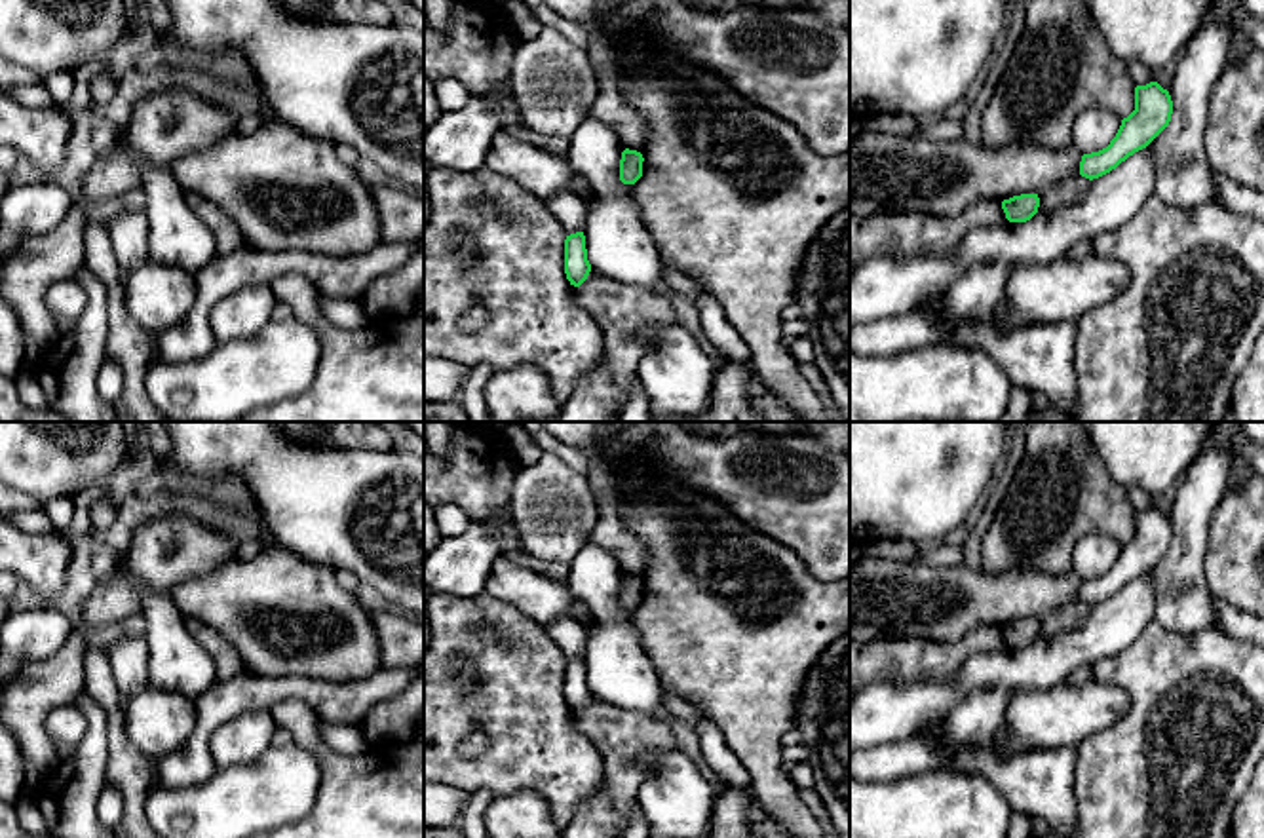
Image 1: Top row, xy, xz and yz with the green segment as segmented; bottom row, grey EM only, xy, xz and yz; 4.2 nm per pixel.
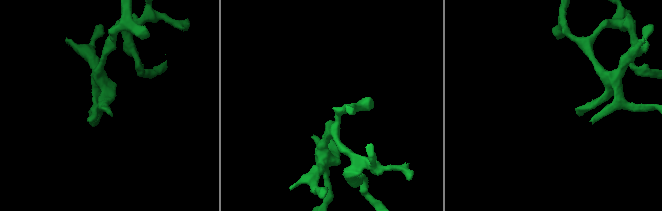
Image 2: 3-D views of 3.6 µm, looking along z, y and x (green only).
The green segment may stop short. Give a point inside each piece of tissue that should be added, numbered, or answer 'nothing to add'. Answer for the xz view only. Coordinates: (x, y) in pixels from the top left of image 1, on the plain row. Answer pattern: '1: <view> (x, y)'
nothing to add

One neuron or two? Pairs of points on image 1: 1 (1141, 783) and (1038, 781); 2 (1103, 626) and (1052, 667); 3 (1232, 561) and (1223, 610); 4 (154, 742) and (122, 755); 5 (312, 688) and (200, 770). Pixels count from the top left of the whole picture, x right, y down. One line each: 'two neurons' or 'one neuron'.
1: two neurons
2: one neuron
3: two neurons
4: two neurons
5: one neuron

